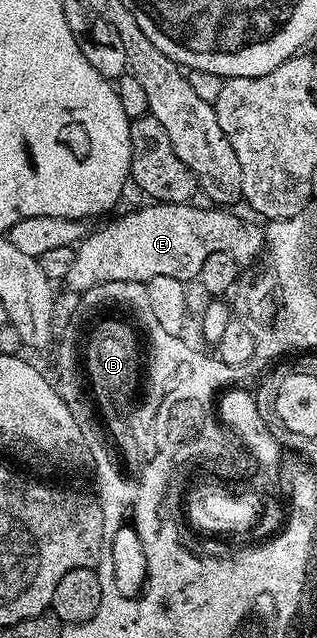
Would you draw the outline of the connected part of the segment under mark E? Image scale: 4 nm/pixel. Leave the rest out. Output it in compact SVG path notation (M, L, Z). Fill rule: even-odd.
M146 204L126 214L103 230L87 233L78 243L72 269L64 282L69 289L83 292L106 281L136 281L149 284L152 276L197 279L204 260L212 252L228 252L239 264L254 262L264 250L264 230L245 222L226 208L205 210L199 204Z

